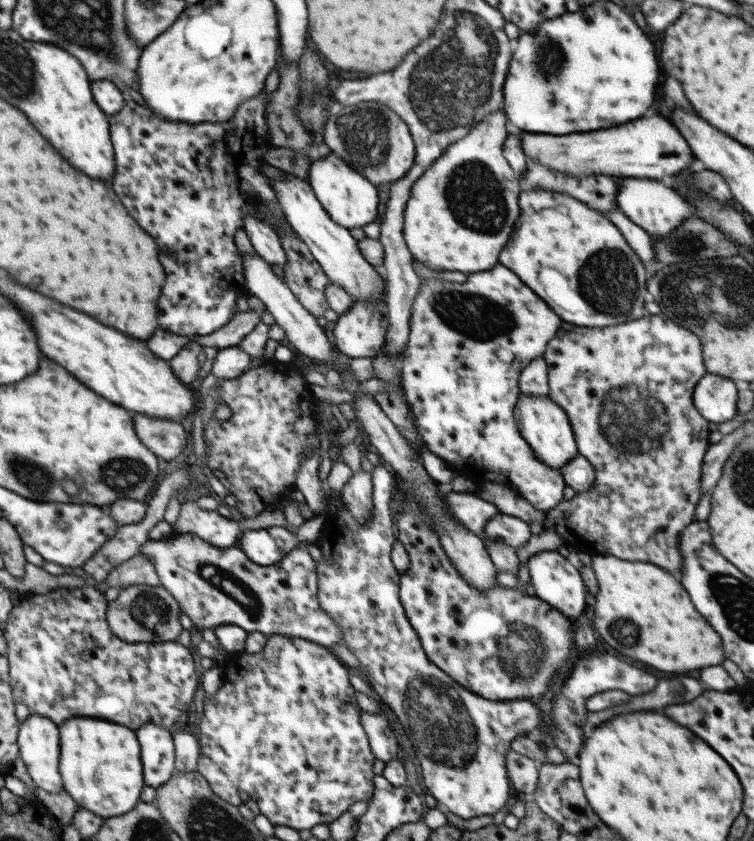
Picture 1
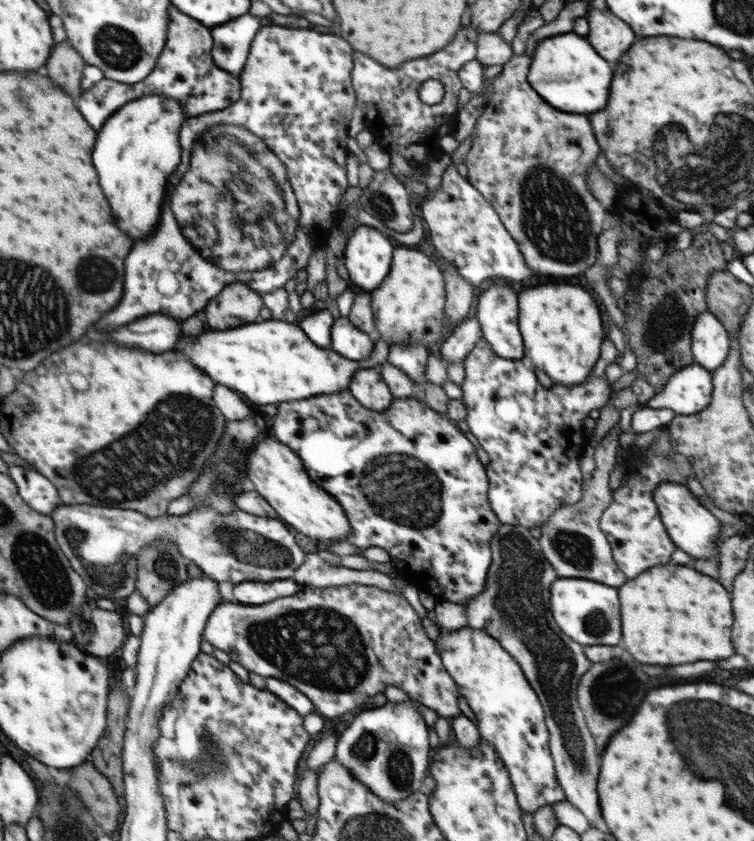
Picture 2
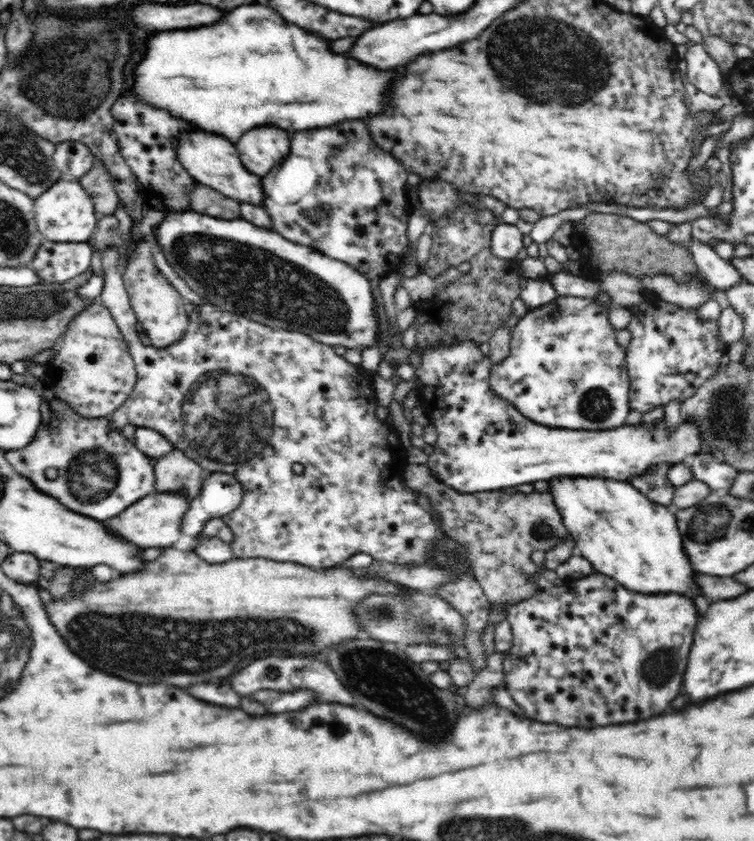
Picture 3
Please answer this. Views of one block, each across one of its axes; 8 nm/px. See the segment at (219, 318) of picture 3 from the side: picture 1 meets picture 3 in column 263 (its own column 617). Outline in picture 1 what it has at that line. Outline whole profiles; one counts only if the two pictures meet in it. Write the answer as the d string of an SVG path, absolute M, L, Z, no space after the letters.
M647 313L636 320L626 321L626 323L615 324L615 326L606 326L604 328L580 327L575 324L568 324L563 321L561 328L558 330L557 336L546 345L546 352L543 354L548 366L548 384L549 384L549 400L552 400L558 407L561 407L568 415L570 426L575 436L577 449L580 455L588 459L588 462L594 467L595 480L594 486L588 492L574 495L571 499L562 499L554 508L550 510L536 510L530 502L523 499L514 490L504 486L503 484L488 484L488 486L477 487L477 495L496 505L496 508L502 514L518 517L528 524L532 520L537 520L541 524L543 530L553 530L560 535L562 541L571 551L588 553L594 555L614 555L622 560L642 561L646 563L656 564L664 570L668 570L670 574L680 574L682 572L682 553L678 546L670 546L668 542L662 540L664 532L670 532L670 536L678 536L684 528L692 521L696 520L696 507L700 502L702 488L702 461L704 455L710 446L708 436L707 421L694 407L693 394L696 383L707 373L707 368L703 361L703 350L700 340L698 340L698 331L688 330L674 324L670 318L660 315L652 315Z

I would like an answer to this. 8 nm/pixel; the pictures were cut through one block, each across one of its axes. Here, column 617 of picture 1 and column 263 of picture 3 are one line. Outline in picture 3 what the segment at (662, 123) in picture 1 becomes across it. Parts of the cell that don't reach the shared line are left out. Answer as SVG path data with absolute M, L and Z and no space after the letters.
M256 128L235 144L242 164L260 177L271 174L286 158L290 138L280 128Z

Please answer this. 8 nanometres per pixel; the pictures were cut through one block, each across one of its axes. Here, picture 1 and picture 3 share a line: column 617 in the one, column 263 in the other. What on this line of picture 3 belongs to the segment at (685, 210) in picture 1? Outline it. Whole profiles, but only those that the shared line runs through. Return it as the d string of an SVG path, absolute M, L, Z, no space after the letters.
M182 131L175 138L176 158L181 167L198 183L222 193L239 203L246 202L263 207L261 177L250 172L240 160L235 144L225 137L207 131Z

